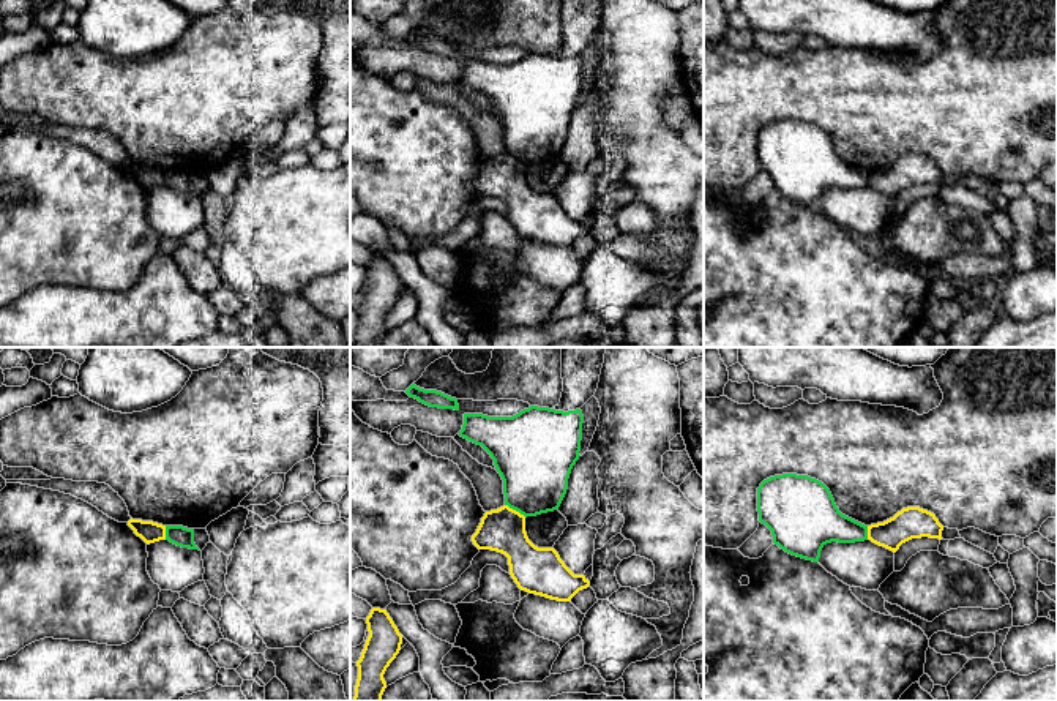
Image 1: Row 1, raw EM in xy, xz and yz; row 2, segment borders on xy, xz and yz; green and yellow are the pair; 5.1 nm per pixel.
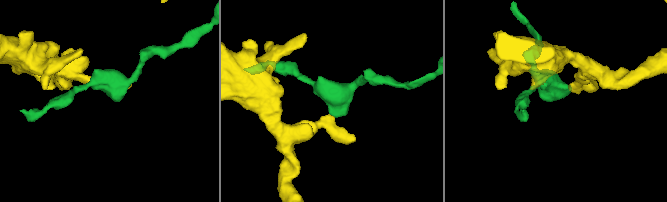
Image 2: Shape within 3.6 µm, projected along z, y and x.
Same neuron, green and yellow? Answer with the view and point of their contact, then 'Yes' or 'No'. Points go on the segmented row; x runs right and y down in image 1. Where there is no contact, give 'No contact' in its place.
Touches green at xz (516, 510). No

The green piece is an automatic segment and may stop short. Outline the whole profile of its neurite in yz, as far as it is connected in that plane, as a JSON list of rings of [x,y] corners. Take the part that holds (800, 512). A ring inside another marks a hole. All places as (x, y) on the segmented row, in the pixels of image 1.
[[[782,474],[757,488],[759,521],[786,553],[819,562],[827,543],[868,540],[868,526],[842,515],[830,489],[808,475]]]

